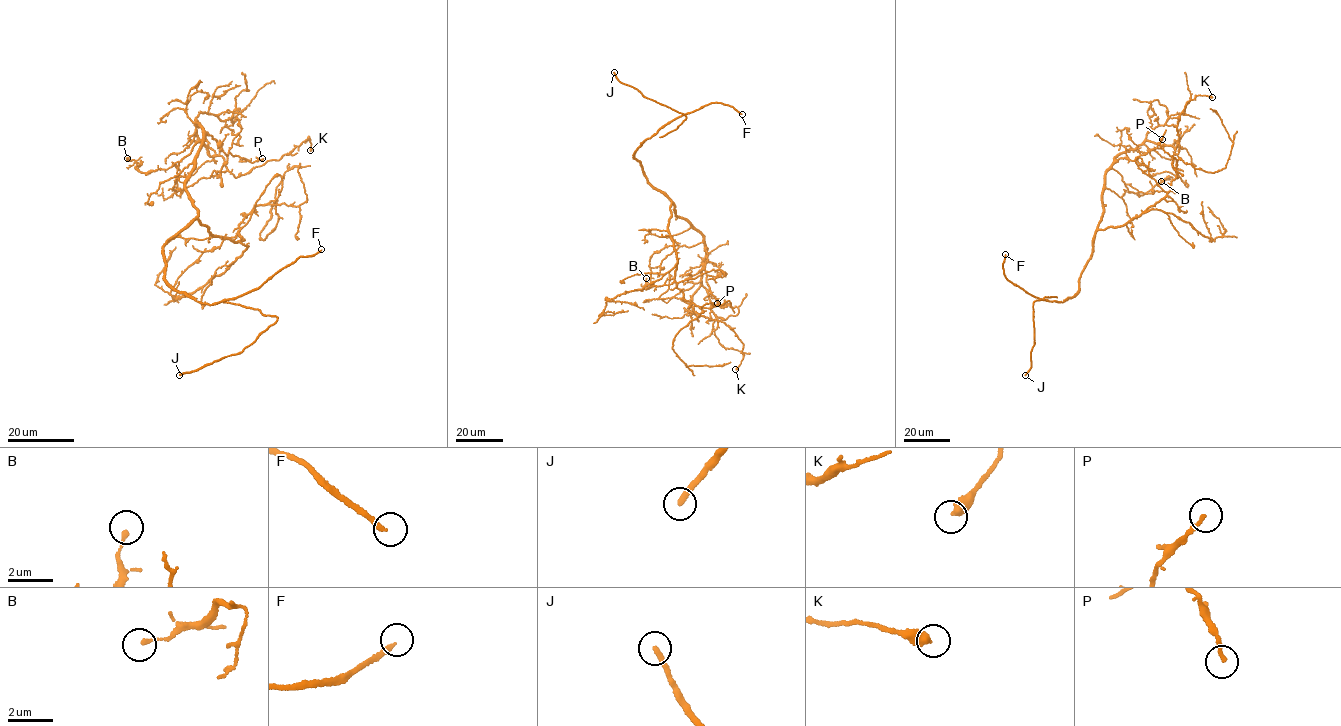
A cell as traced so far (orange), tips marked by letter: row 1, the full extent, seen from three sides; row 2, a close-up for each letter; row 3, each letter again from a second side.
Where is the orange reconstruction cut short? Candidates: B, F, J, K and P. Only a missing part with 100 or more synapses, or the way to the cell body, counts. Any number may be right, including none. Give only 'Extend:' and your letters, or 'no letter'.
Extend: F, J

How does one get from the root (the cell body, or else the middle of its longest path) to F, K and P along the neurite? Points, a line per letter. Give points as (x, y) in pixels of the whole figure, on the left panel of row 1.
F: (196, 210), (197, 218), (163, 248), (165, 281), (203, 303), (217, 303), (255, 290), (297, 258), (321, 249)
K: (196, 210), (185, 187), (204, 138), (196, 120), (209, 154), (223, 157), (236, 177), (308, 138), (310, 150)
P: (196, 210), (185, 187), (185, 180), (206, 133), (226, 155), (230, 152), (253, 162), (262, 158)

